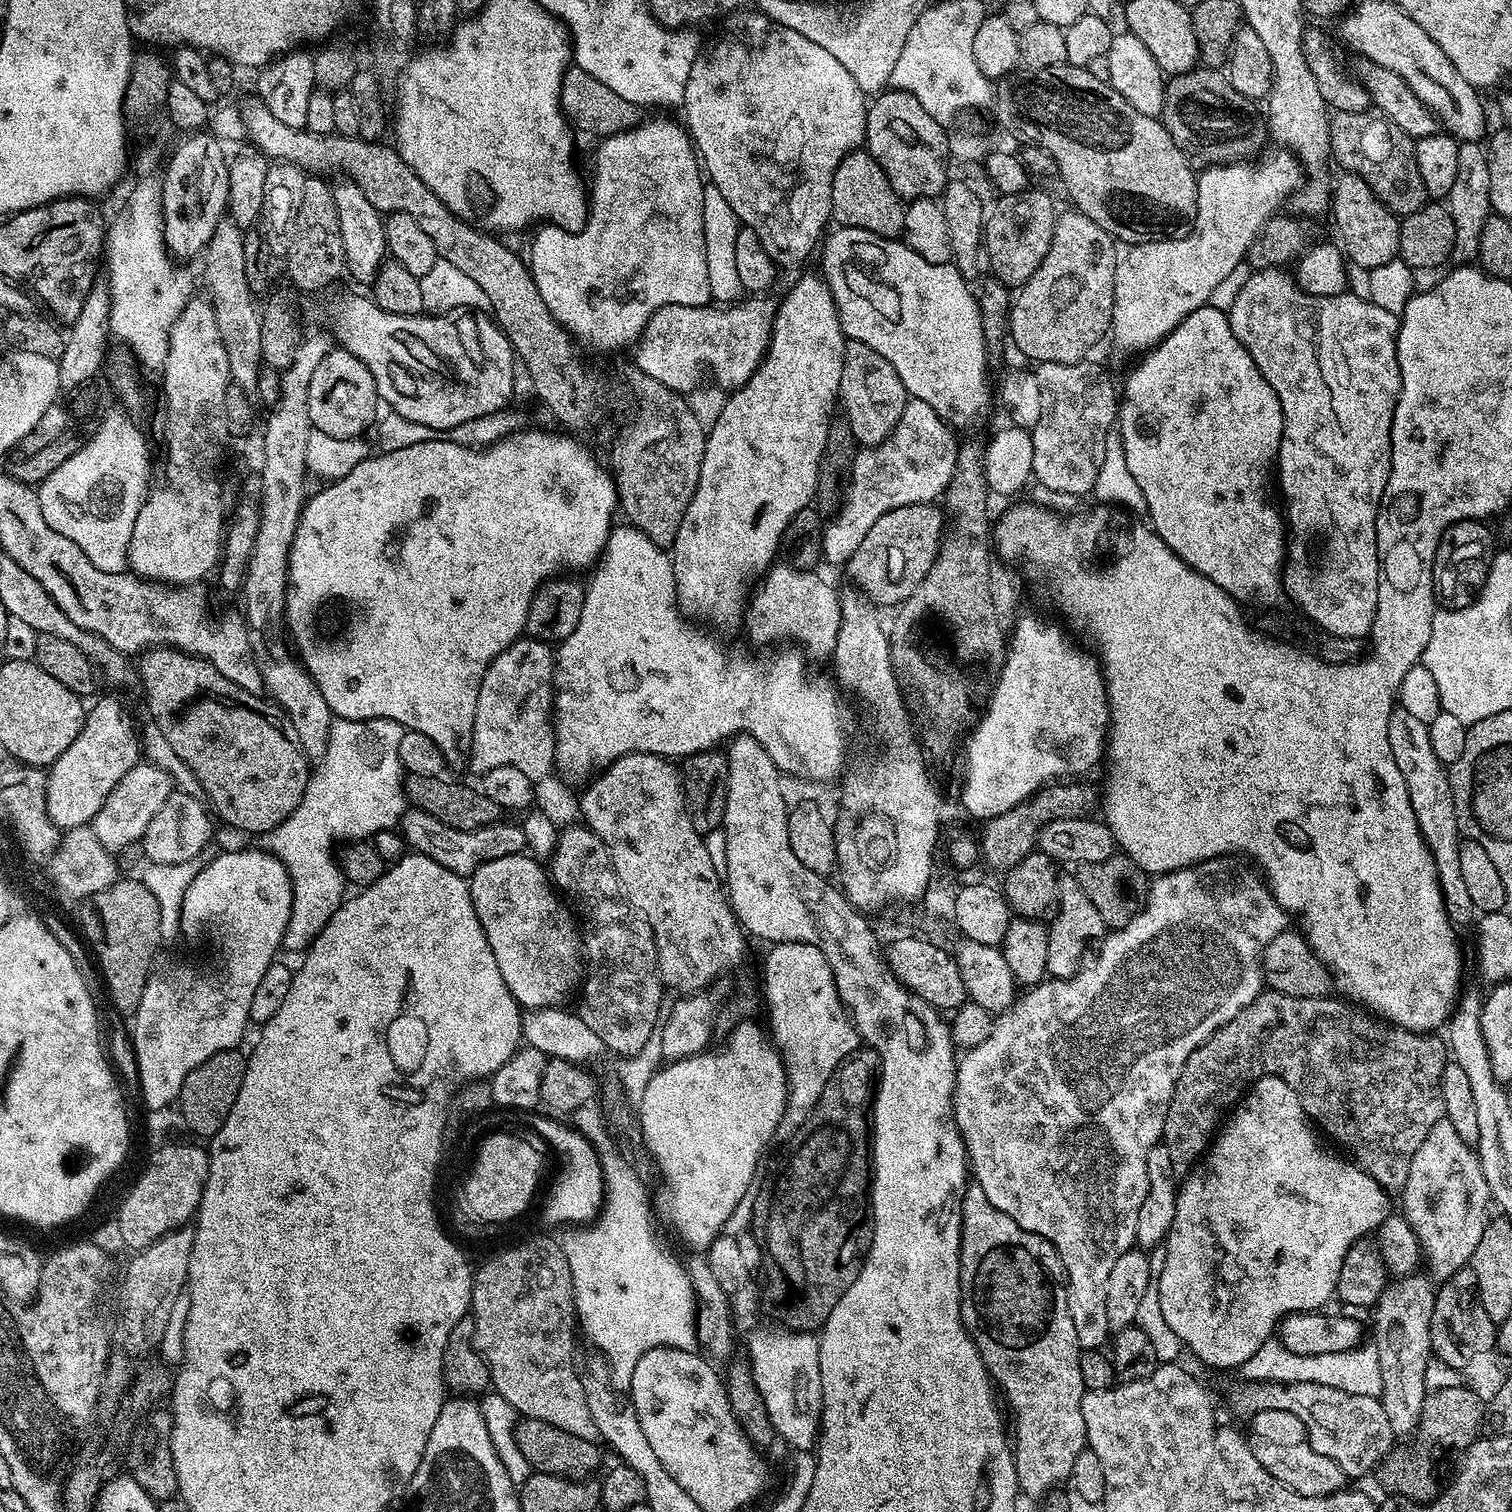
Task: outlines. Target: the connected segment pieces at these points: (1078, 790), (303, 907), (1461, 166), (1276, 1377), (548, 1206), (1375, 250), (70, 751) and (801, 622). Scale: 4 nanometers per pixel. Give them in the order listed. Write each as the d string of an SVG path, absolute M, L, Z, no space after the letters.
M1053 782L1038 792L1032 793L1027 800L1018 806L1006 810L1006 814L998 814L993 820L983 825L984 833L978 836L979 855L983 863L992 868L1007 870L1013 868L1026 854L1037 847L1042 826L1054 822L1058 818L1074 818L1088 816L1098 808L1098 788L1092 784L1076 784L1080 782Z
M333 734L333 736L328 739L326 754L318 761L317 768L320 769L318 769L317 772L315 769L315 771L309 775L308 785L302 794L302 798L298 802L298 806L290 813L287 819L279 825L276 831L276 838L278 838L279 842L282 844L282 848L277 849L276 854L280 857L280 861L286 866L288 877L292 879L292 917L288 923L288 929L284 931L284 944L287 945L287 947L301 948L301 950L307 949L312 941L316 939L317 934L328 925L328 919L339 910L346 896L346 891L344 892L344 888L346 889L344 871L340 869L334 852L332 856L332 843L334 843L335 840L340 840L339 842L364 842L372 838L375 832L382 831L383 828L395 829L406 811L406 797L404 794L404 777L406 773L404 771L404 763L400 761L398 743L396 742L390 742L390 744L356 744L356 740L352 736Z
M1461 143L1458 150L1458 171L1454 178L1454 186L1450 186L1450 194L1446 197L1446 207L1454 218L1451 263L1456 266L1471 265L1480 255L1480 235L1488 217L1493 215L1490 206L1490 166L1488 153L1483 143Z
M1273 1338L1265 1342L1247 1362L1241 1364L1239 1375L1245 1376L1248 1382L1276 1381L1292 1384L1300 1382L1322 1383L1349 1391L1350 1394L1362 1394L1379 1397L1382 1390L1382 1366L1378 1364L1378 1350L1375 1343L1364 1342L1354 1350L1346 1350L1338 1354L1318 1354L1303 1356L1294 1354L1284 1347L1279 1339Z
M536 1118L533 1128L558 1152L564 1155L562 1167L542 1204L542 1222L546 1226L586 1224L599 1215L604 1203L604 1172L596 1148L573 1127Z
M1344 172L1337 178L1336 184L1334 180L1334 187L1330 192L1330 216L1336 219L1336 228L1344 239L1343 251L1355 267L1357 264L1363 270L1371 270L1397 259L1400 250L1400 220L1376 197L1374 190L1358 174Z
M112 696L102 697L93 708L91 705L87 709L78 738L74 738L74 742L70 742L70 746L66 746L66 750L62 750L62 754L47 769L46 810L50 822L54 822L54 826L61 830L77 828L83 824L91 825L110 790L114 790L114 786L118 786L118 782L122 782L122 778L126 778L126 774L130 774L130 770L141 760L142 745L138 728L135 723L132 725L131 718L124 713L123 702Z
M784 562L773 563L772 567L763 573L762 578L764 581L756 588L756 593L751 593L750 603L746 608L746 621L748 620L748 632L757 640L760 644L776 644L779 640L801 640L810 651L816 656L828 656L831 657L836 650L836 633L840 630L840 592L837 589L832 589L826 581L820 576L815 576L815 571L805 570L803 567L795 567L791 563Z

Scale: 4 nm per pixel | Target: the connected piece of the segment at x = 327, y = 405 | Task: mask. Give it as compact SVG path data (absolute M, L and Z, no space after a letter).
M336 346L318 362L314 378L310 378L310 422L313 428L338 439L359 437L368 423L377 419L378 397L370 370L354 354Z

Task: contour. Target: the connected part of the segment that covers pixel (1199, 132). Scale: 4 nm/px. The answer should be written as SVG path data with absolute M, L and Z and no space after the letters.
M1197 66L1186 74L1171 77L1164 85L1164 110L1162 123L1164 128L1174 138L1174 142L1187 155L1189 161L1200 166L1214 164L1232 164L1244 162L1265 151L1270 140L1270 129L1265 117L1256 113L1257 105L1247 100L1228 81L1227 75L1221 69Z

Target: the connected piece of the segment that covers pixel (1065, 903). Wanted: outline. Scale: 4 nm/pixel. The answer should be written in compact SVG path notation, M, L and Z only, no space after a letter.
M1061 875L1058 882L1058 896L1060 905L1055 916L1051 917L1048 929L1046 966L1049 977L1067 980L1075 972L1080 971L1093 945L1104 939L1106 925L1102 914L1098 914L1098 906L1094 906L1094 902L1086 898L1086 890L1082 890L1080 881L1075 875Z

